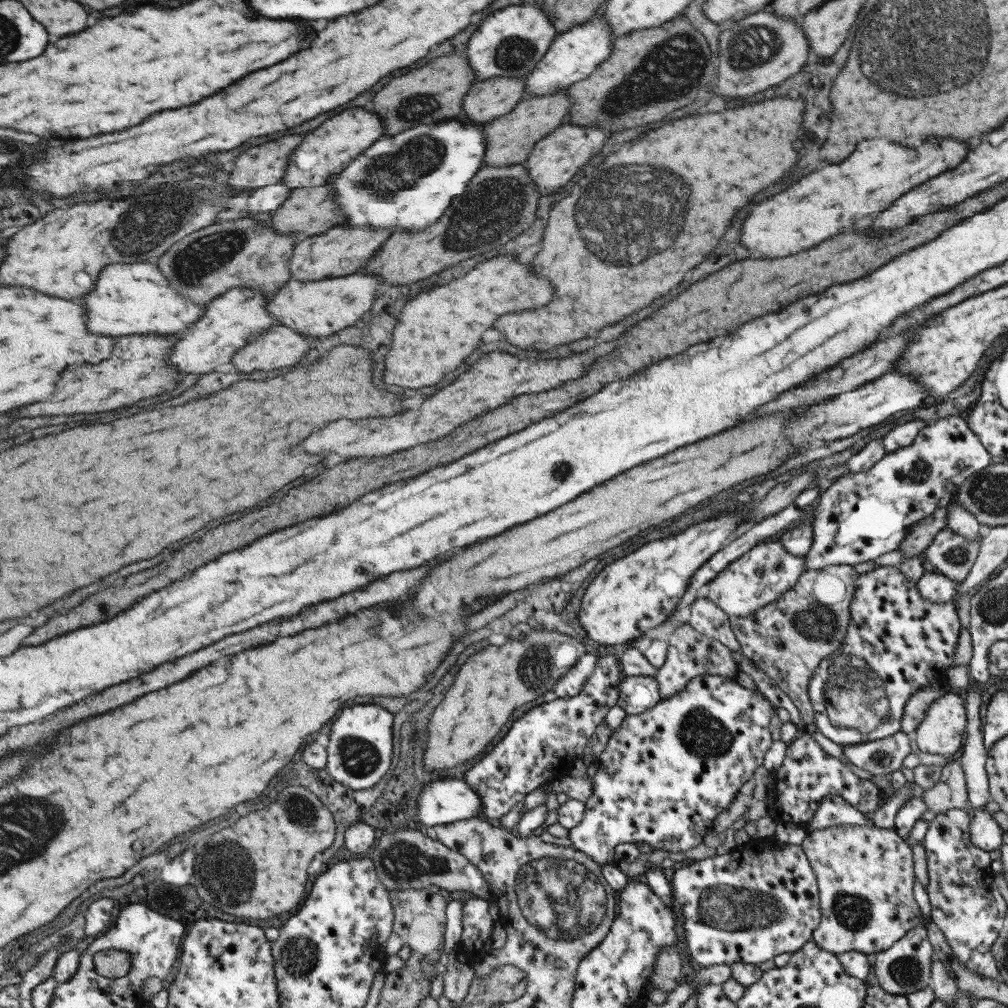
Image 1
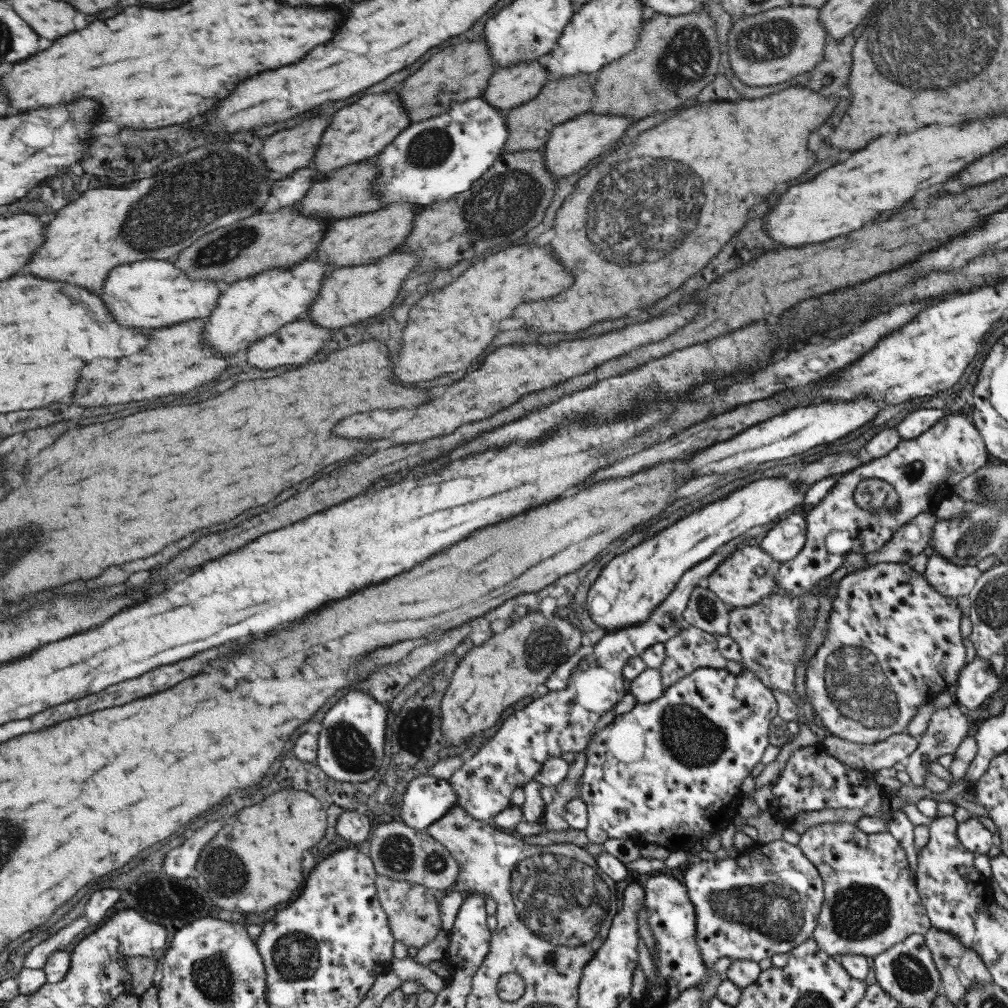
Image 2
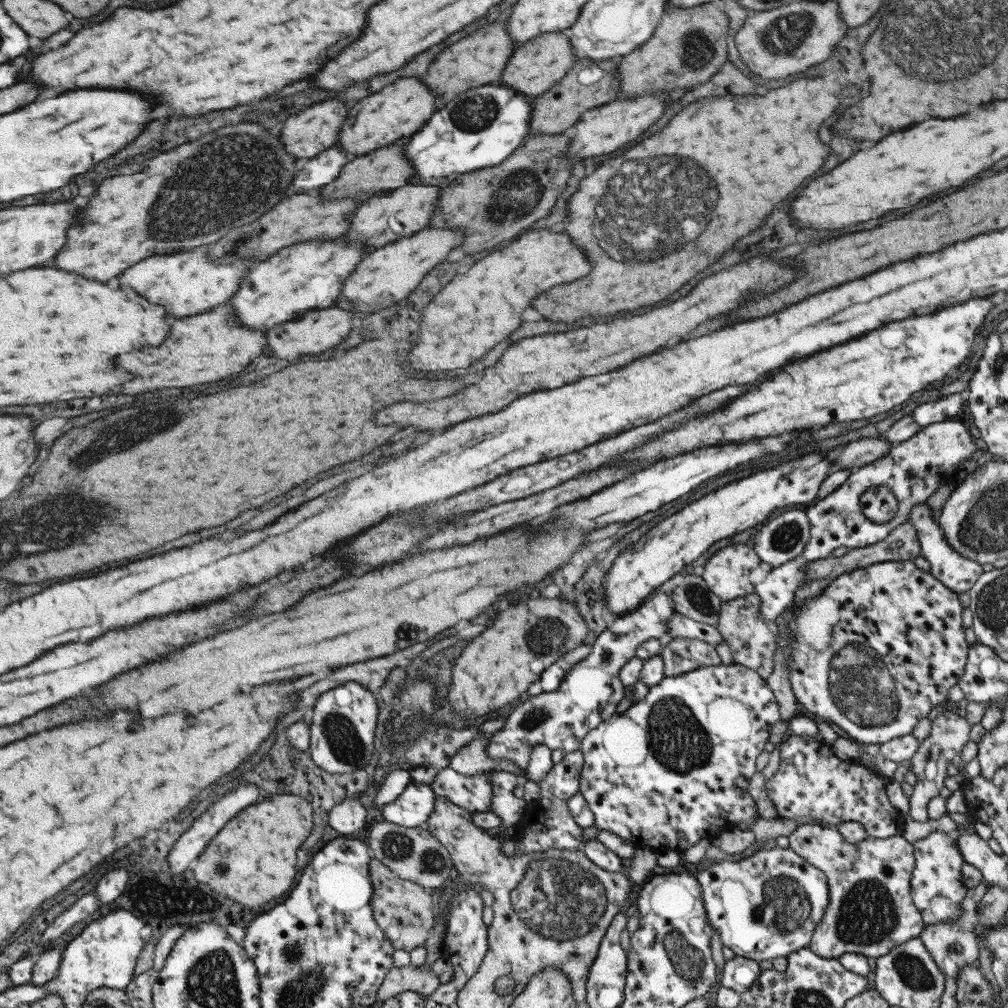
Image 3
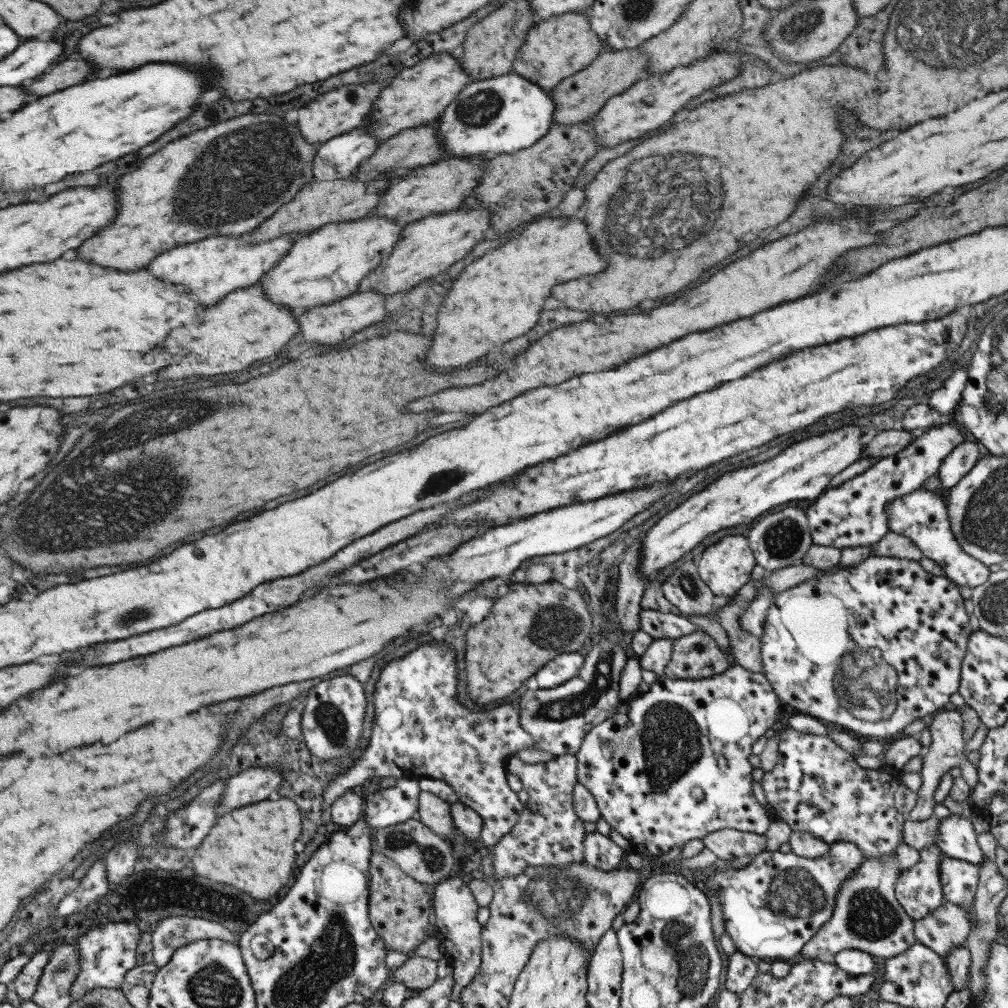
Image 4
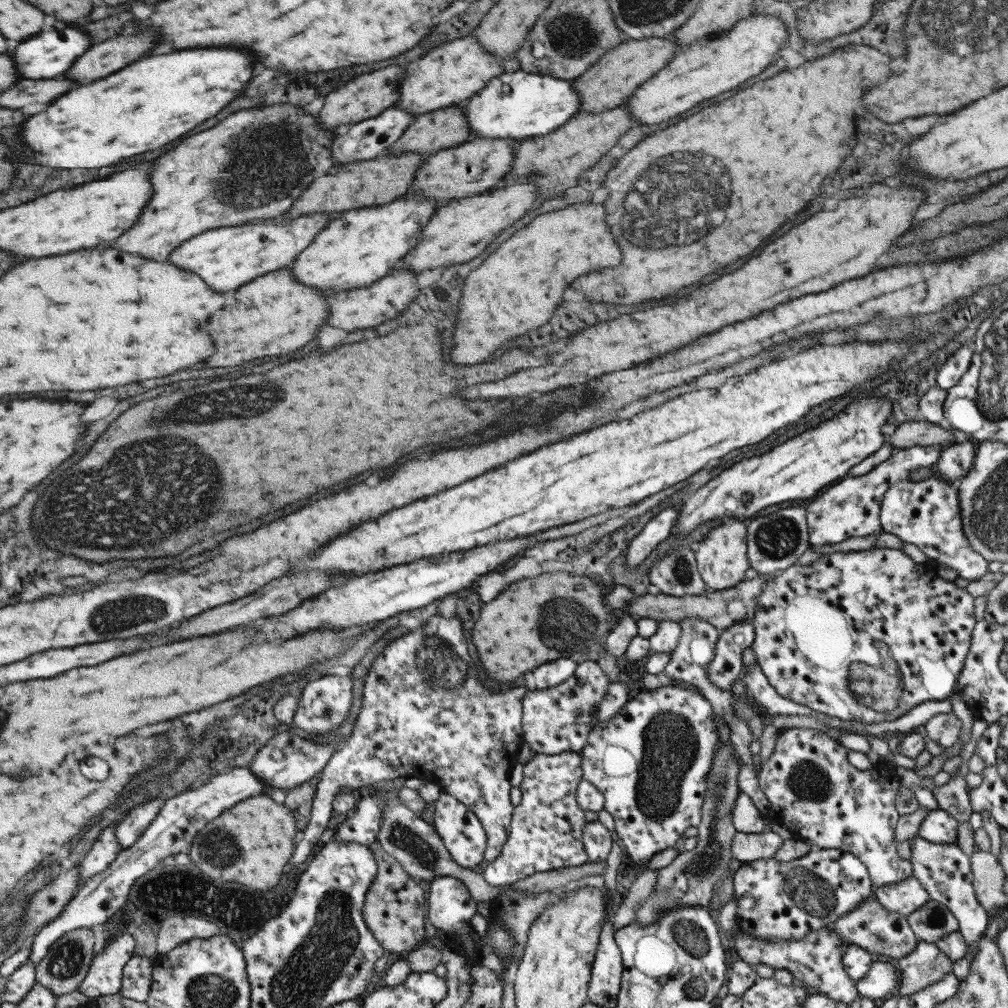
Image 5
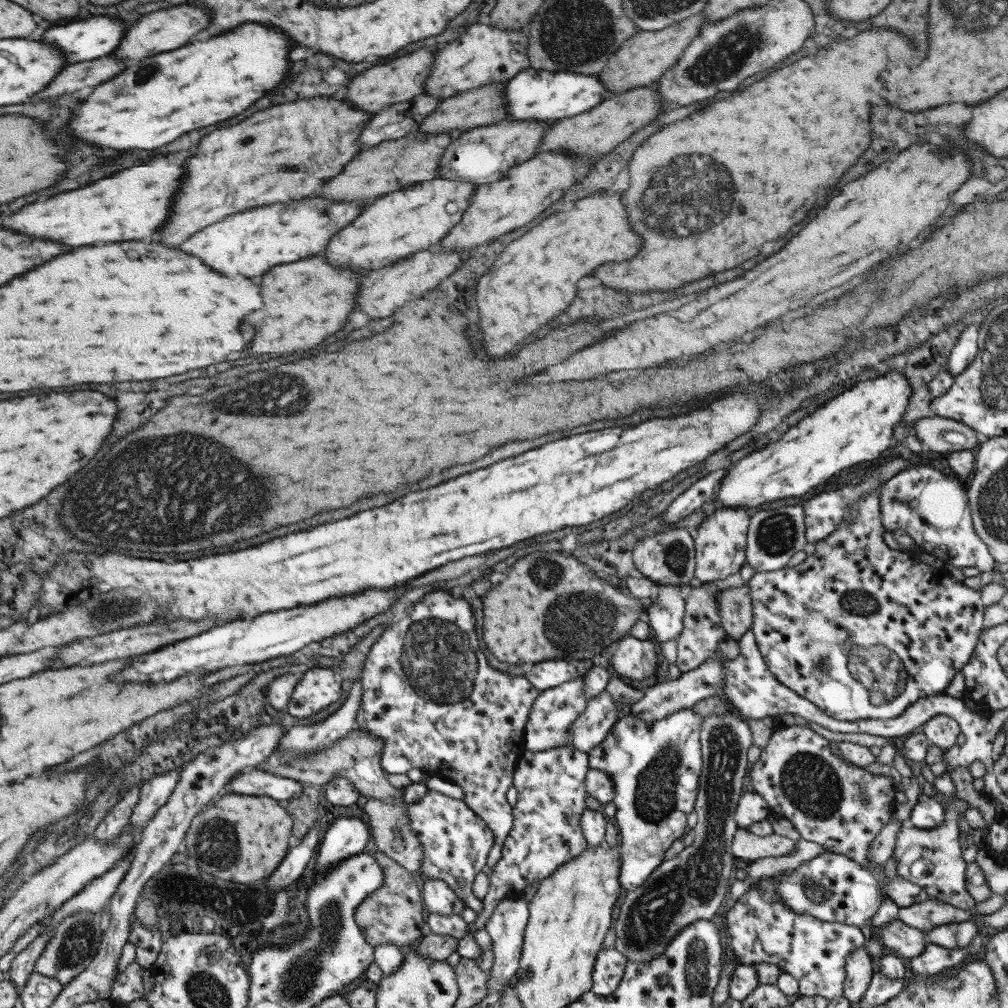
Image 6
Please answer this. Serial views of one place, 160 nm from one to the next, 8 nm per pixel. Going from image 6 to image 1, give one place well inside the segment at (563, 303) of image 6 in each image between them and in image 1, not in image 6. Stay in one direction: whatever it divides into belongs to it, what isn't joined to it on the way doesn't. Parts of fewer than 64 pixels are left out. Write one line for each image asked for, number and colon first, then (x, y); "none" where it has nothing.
1: (433, 334)
2: (447, 329)
3: (476, 310)
4: (496, 298)
5: (517, 288)

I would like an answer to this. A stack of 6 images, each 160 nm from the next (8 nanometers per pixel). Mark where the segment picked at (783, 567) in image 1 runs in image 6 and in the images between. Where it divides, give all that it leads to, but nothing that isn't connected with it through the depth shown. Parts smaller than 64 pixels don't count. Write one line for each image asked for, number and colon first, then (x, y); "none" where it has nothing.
2: (734, 582)
3: (726, 574)
4: (724, 567)
5: (721, 560)
6: (719, 543)

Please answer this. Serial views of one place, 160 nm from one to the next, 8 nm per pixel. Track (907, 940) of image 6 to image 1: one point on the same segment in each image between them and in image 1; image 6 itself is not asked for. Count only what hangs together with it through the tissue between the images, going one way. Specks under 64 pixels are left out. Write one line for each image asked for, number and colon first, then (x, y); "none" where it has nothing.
1: (864, 875)
2: (870, 903)
3: (869, 912)
4: (866, 917)
5: (870, 926)

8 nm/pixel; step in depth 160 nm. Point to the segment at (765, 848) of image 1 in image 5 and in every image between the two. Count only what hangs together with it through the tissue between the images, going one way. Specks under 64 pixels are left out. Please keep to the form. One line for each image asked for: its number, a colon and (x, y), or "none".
2: (765, 901)
3: (766, 905)
4: (771, 907)
5: (775, 900)

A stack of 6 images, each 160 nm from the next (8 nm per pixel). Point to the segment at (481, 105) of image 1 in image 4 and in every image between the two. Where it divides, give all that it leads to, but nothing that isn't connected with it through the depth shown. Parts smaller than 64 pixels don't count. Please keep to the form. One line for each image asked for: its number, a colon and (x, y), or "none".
2: (510, 86)
3: (536, 65)
4: (557, 47)

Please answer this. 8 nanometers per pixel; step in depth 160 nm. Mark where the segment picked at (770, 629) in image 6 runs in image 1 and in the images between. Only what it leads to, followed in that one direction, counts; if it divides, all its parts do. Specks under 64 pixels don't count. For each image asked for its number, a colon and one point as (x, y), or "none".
1: (896, 643)
2: (892, 643)
3: (880, 646)
4: (902, 633)
5: (896, 610)

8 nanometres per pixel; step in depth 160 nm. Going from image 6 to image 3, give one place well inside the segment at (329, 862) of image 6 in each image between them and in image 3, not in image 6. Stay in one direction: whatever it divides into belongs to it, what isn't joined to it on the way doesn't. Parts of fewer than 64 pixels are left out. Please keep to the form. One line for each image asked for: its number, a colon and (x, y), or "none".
3: (411, 807)
4: (398, 803)
5: (361, 826)

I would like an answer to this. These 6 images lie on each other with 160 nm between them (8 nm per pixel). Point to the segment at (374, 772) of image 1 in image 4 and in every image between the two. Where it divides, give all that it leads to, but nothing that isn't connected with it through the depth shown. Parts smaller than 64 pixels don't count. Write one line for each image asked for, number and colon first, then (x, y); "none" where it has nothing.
2: (349, 746)
3: (341, 731)
4: (331, 721)

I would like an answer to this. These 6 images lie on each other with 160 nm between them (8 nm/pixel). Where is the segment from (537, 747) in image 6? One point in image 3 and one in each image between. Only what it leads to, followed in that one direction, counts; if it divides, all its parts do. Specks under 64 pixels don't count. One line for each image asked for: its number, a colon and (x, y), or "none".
3: (590, 691)
4: (557, 719)
5: (559, 718)

